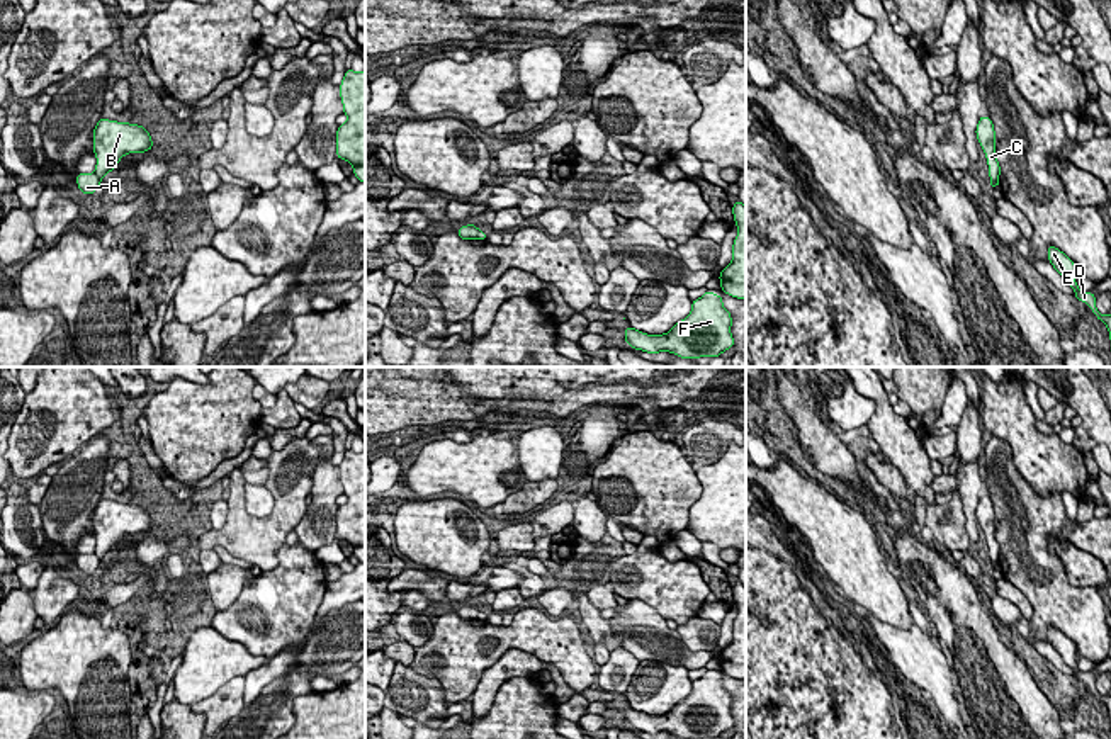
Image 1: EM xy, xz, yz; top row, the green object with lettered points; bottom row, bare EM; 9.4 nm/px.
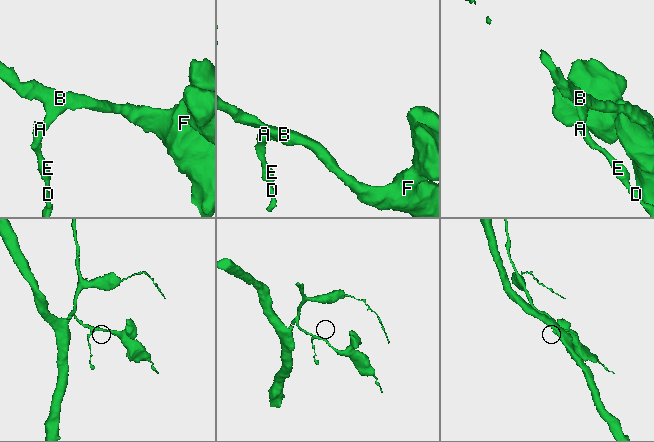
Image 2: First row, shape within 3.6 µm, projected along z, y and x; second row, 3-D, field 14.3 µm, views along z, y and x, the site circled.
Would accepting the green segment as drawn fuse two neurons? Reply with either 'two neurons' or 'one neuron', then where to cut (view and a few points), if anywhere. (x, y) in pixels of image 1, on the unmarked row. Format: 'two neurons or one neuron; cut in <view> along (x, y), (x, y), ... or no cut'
two neurons; cut in xy along (94, 554), (99, 561)

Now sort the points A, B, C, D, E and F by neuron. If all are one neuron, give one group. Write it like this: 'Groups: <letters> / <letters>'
Groups: A D E / B C F

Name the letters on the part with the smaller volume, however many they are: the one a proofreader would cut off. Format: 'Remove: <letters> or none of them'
Remove: A, D, E

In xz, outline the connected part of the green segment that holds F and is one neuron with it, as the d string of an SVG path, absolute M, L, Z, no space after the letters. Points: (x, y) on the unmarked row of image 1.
M707 671L691 683L691 693L664 715L647 715L625 708L625 724L647 734L669 732L681 739L720 737L734 727L732 697L722 685L722 676Z

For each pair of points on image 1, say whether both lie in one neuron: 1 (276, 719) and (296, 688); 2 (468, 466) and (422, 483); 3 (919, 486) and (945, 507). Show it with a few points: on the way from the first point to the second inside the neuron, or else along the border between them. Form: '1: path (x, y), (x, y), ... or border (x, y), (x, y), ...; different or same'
1: path (276, 712), (289, 695); same
2: path (456, 466), (440, 466), (434, 471); same
3: border (936, 493), (936, 500), (928, 505); different

